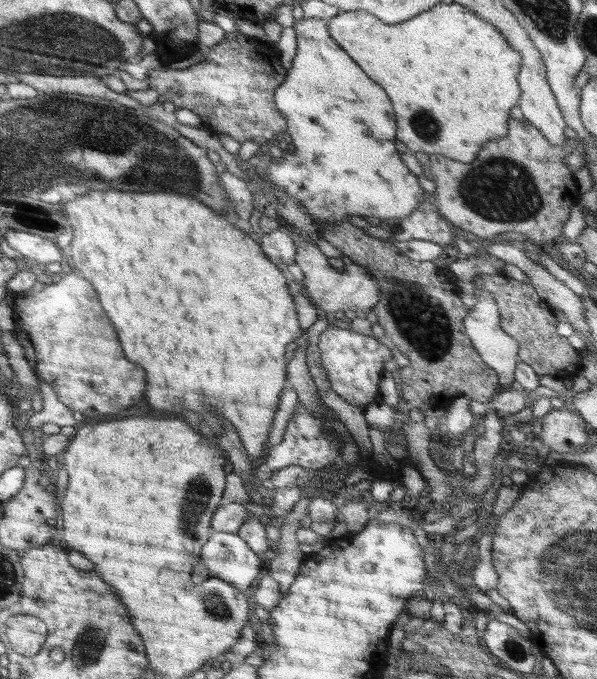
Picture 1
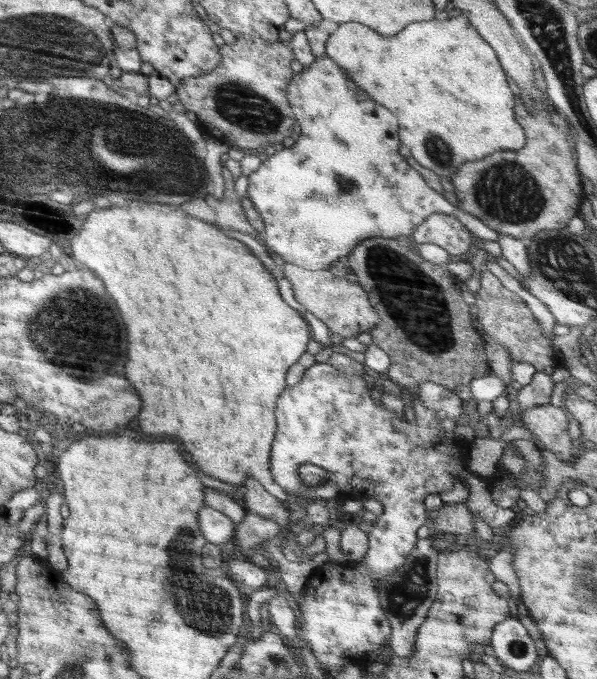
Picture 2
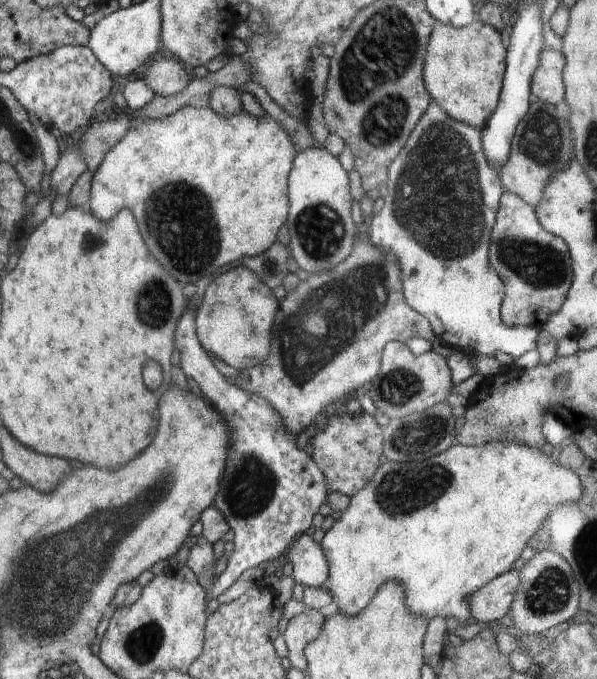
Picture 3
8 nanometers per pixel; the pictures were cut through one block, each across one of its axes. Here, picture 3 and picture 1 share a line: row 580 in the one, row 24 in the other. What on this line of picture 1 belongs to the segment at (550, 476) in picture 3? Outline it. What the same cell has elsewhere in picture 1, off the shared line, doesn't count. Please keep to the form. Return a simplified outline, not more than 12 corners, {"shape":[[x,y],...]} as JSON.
{"shape":[[455,2],[332,37],[409,152],[472,162],[508,132],[521,56]]}

